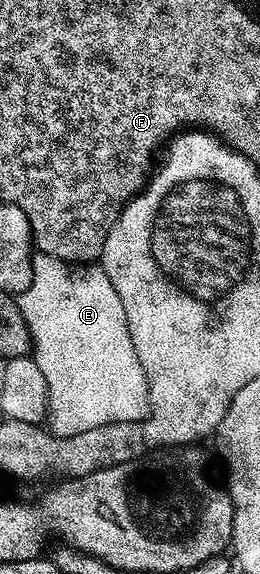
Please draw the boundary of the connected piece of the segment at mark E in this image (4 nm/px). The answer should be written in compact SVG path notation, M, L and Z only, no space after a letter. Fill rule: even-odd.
M37 253L33 259L32 283L18 296L18 305L27 320L28 329L32 333L33 358L39 363L39 371L43 371L49 388L49 415L47 425L55 434L72 434L88 431L101 424L115 423L125 420L143 420L149 416L149 384L145 378L143 367L139 363L139 355L135 355L135 343L131 339L131 331L127 327L127 315L123 315L123 303L119 303L119 295L115 295L115 287L111 287L111 279L99 267L73 267L63 260L56 259L46 253Z

